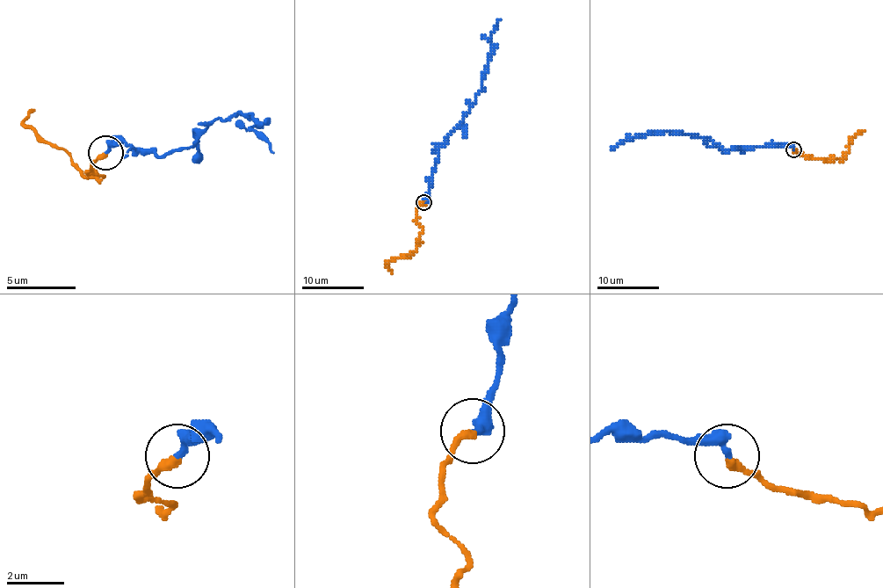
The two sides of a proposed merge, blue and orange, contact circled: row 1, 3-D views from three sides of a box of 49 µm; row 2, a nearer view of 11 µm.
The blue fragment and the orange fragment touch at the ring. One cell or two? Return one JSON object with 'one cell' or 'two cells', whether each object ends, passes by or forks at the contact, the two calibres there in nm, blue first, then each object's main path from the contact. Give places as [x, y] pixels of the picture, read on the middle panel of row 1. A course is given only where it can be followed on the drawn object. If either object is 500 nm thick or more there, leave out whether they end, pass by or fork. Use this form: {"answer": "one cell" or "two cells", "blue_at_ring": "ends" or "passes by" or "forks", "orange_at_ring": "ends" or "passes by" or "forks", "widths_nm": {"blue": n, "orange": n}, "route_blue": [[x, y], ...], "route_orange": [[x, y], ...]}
{"answer": "two cells", "blue_at_ring": "ends", "orange_at_ring": "ends", "widths_nm": {"blue": 380, "orange": 300}, "route_blue": [[423, 203], [426, 199], [437, 148], [460, 124], [482, 88], [484, 68], [491, 49], [488, 37], [499, 20]], "route_orange": [[423, 203], [417, 211], [416, 220], [422, 229], [420, 242], [408, 257], [393, 258], [387, 263], [393, 272]]}

